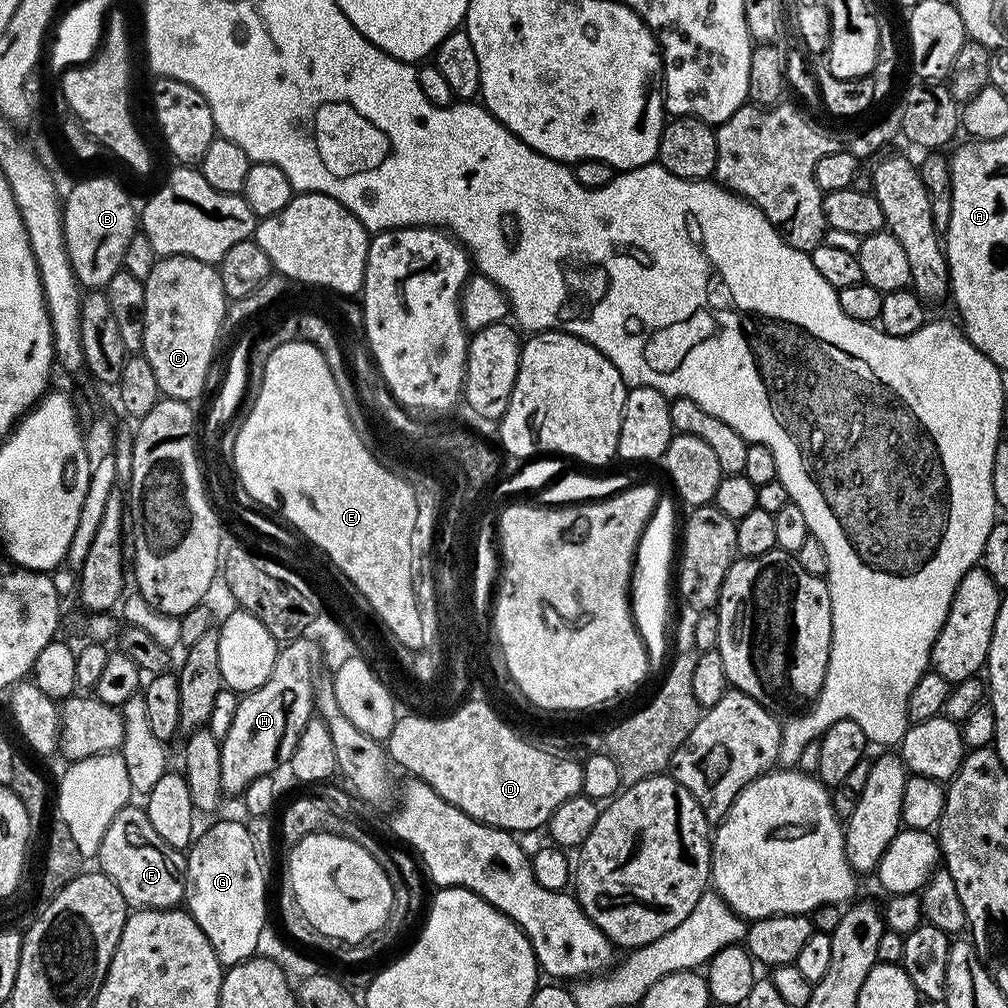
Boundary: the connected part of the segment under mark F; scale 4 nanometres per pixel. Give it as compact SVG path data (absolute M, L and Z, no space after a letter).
M143 807L118 810L102 838L98 868L122 890L122 898L133 909L175 908L184 900L188 861L181 849L170 846L150 826Z

